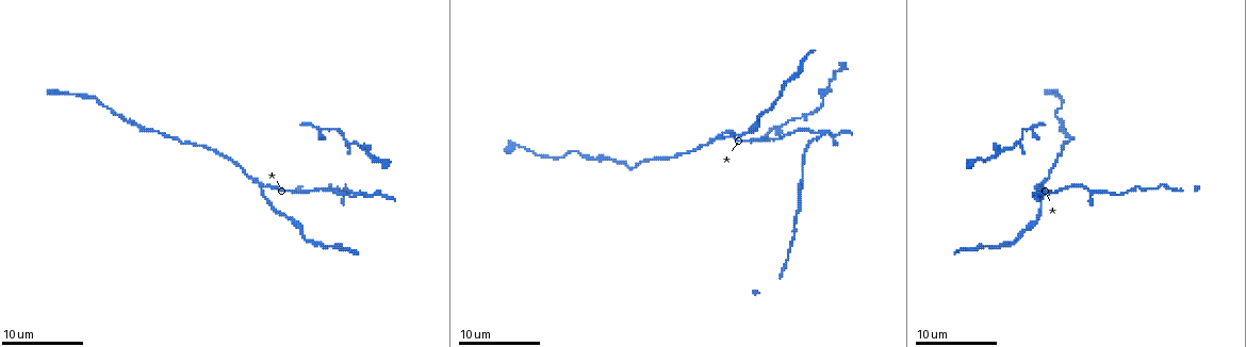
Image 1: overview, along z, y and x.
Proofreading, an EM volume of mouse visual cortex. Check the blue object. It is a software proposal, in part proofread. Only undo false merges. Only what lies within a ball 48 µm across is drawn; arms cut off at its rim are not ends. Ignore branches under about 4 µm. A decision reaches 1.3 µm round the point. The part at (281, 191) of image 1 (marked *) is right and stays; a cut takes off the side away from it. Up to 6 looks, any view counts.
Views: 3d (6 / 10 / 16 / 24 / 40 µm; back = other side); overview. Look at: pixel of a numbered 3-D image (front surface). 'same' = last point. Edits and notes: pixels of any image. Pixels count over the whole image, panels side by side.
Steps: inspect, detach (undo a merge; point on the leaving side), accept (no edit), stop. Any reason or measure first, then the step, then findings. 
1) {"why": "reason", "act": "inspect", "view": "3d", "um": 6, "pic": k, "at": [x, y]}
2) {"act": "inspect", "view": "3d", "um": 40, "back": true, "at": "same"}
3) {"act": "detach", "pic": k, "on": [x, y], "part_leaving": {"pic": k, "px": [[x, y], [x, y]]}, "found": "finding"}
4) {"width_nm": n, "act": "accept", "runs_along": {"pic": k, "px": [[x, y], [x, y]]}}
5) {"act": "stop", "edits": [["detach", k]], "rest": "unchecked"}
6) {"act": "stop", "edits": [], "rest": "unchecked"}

{"act": "inspect", "view": "3d", "um": 16, "pic": 1, "at": [262, 186]}

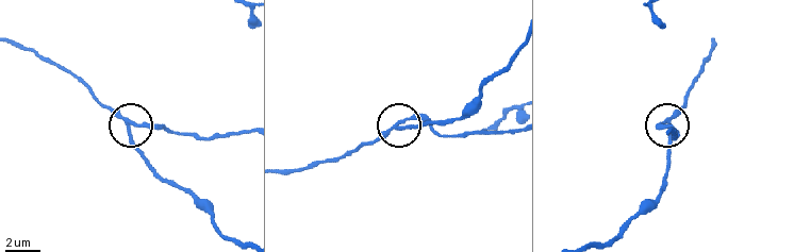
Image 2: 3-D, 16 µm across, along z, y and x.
{"side_arm_um": 21, "arms": 3, "act": "detach", "pic": 2, "on": [136, 148], "found": "two neurons meet here"}

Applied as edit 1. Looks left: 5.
{"why": "redraw", "act": "inspect", "view": "overview"}

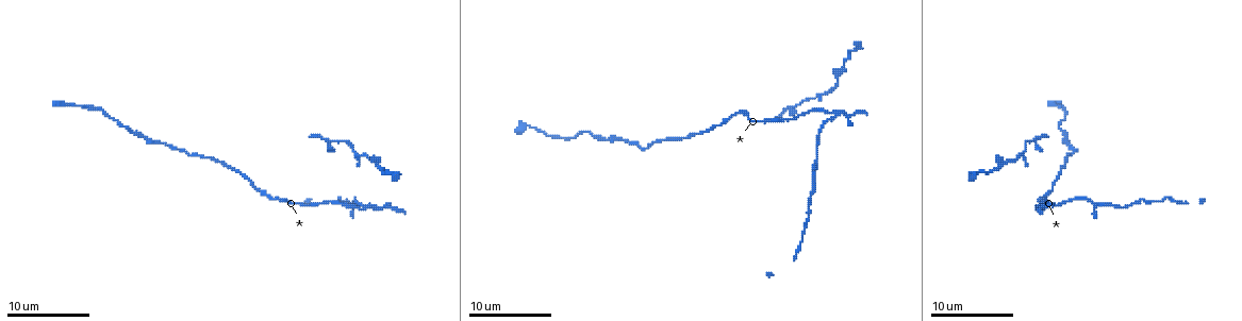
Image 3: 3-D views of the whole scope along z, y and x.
{"why": "thin arm on a thick one", "act": "inspect", "view": "3d", "um": 6, "pic": 3, "at": [1024, 155]}

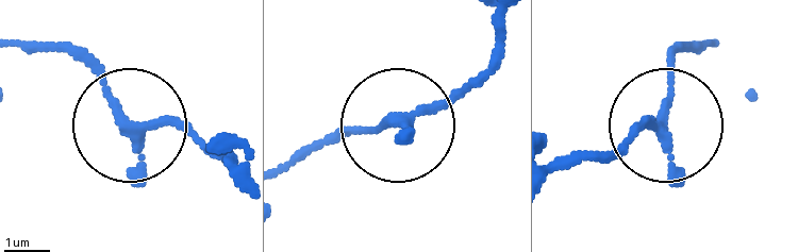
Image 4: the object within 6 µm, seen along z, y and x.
{"width_nm": 200, "act": "accept", "found": "one neuron here"}

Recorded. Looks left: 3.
{"why": "three arms meet", "act": "inspect", "view": "3d", "um": 10, "pic": 3, "at": [1091, 201]}

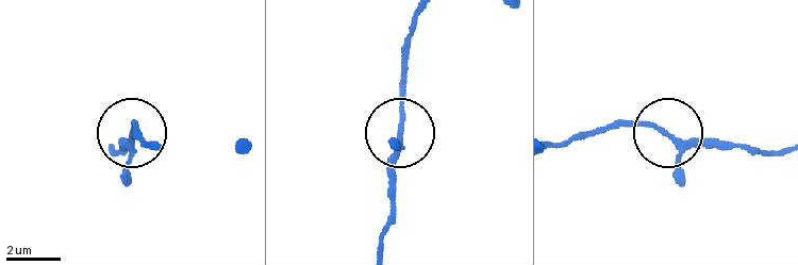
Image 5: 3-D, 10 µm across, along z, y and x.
{"arms": 3, "act": "accept", "runs_along": {"pic": 5, "px": [[554, 147], [616, 126], [658, 126], [684, 139], [751, 147]]}, "found": "all the same neuron"}

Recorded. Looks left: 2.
{"act": "stop", "edits": [["detach", 2]], "rest": "unchecked"}

